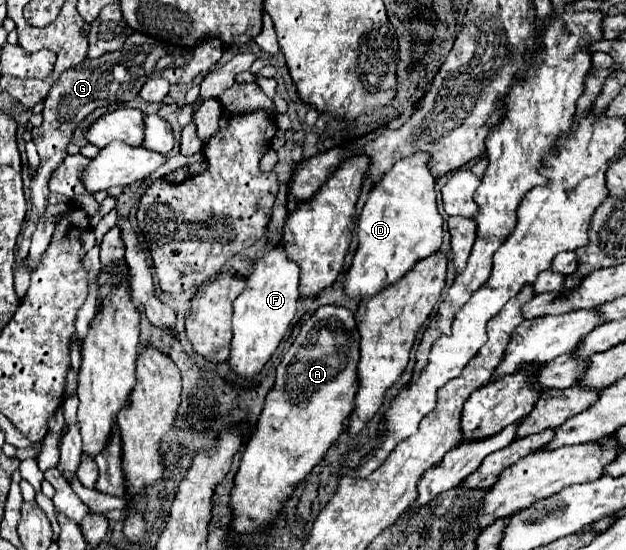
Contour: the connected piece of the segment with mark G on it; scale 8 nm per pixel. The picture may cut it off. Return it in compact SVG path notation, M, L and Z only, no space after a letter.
M132 33L128 41L124 41L124 49L118 49L116 53L104 53L104 57L98 59L86 59L82 65L72 67L60 75L60 79L52 85L44 99L44 123L40 127L34 127L32 141L36 145L36 151L40 155L40 165L36 175L30 181L30 199L32 199L32 209L28 211L28 221L26 229L22 231L22 239L16 251L18 261L28 257L30 249L30 237L36 229L38 219L42 217L46 205L48 205L48 179L52 171L64 161L66 157L66 147L70 145L70 129L80 123L90 111L102 105L110 105L108 97L122 97L122 101L132 101L138 93L140 87L152 79L152 77L164 77L170 83L192 83L192 79L202 73L206 75L216 67L224 53L224 45L216 41L216 37L208 37L208 41L200 41L200 45L192 49L184 49L178 45L164 45L156 41L154 37L142 35L142 33Z

